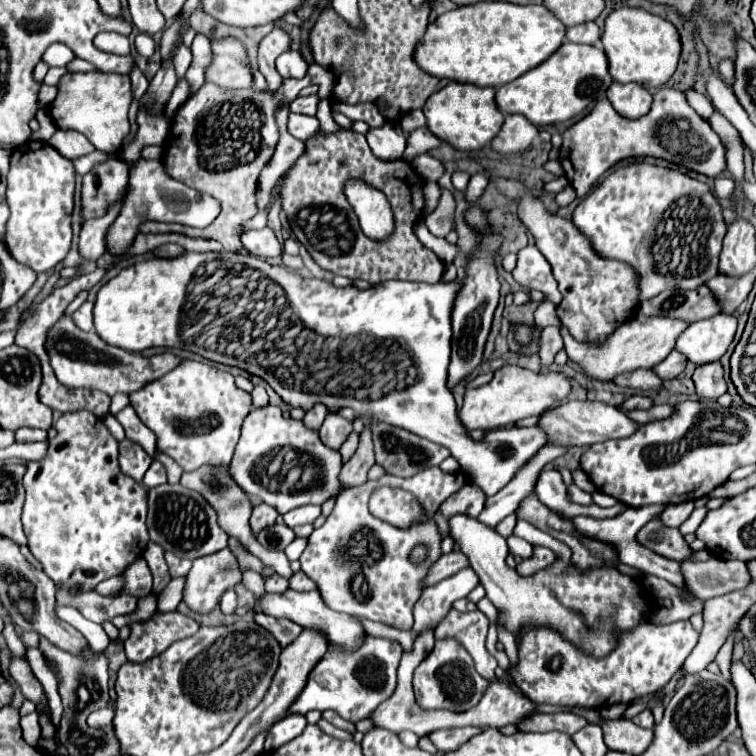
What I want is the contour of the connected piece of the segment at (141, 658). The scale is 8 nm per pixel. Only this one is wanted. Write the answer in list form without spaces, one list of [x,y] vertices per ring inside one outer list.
[[[155,612],[147,622],[131,624],[131,634],[125,640],[125,654],[131,662],[145,662],[173,642],[193,636],[199,630],[199,622],[179,612]]]

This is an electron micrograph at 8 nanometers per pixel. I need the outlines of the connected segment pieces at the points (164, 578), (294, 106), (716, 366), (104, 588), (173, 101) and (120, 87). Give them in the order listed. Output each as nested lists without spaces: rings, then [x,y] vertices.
[[[149,542],[145,552],[143,552],[143,558],[147,560],[147,564],[151,568],[153,592],[156,594],[159,594],[169,584],[169,580],[171,580],[163,554],[165,554],[165,550],[161,546],[155,546],[155,542]]]
[[[305,96],[305,98],[295,98],[291,102],[291,112],[299,112],[299,114],[307,114],[307,116],[315,116],[317,114],[317,106],[319,106],[319,96]]]
[[[719,362],[703,364],[693,374],[695,392],[701,400],[717,400],[727,392],[727,384],[723,380],[723,368]]]
[[[115,576],[97,584],[94,590],[102,596],[112,597],[119,593],[119,591],[123,587],[123,584],[124,584],[123,577]]]
[[[186,78],[177,81],[177,84],[172,92],[172,96],[166,107],[166,114],[170,121],[173,120],[179,107],[187,100],[189,95],[189,83]]]
[[[77,72],[65,74],[59,82],[59,94],[53,100],[49,112],[61,130],[77,130],[103,152],[117,152],[123,138],[129,134],[129,106],[133,100],[131,80],[123,74],[105,72]]]

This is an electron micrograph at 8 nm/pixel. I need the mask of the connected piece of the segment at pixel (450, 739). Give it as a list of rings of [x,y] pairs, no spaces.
[[[453,728],[453,730],[437,730],[429,734],[431,742],[441,750],[441,752],[451,752],[459,750],[461,742],[467,742],[475,734],[481,734],[481,728]]]

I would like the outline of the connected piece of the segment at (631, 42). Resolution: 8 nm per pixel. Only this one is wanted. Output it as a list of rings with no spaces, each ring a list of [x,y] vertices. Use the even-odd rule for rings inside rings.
[[[619,8],[611,12],[605,20],[601,42],[609,58],[609,72],[613,80],[621,84],[637,82],[647,88],[663,86],[675,74],[681,56],[681,40],[677,28],[643,8]]]

